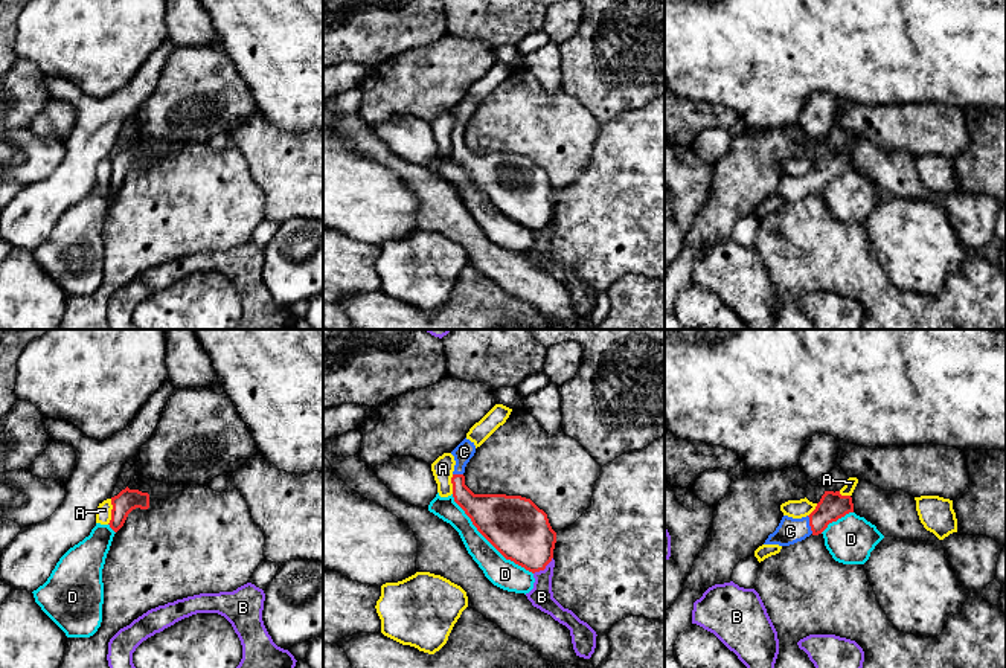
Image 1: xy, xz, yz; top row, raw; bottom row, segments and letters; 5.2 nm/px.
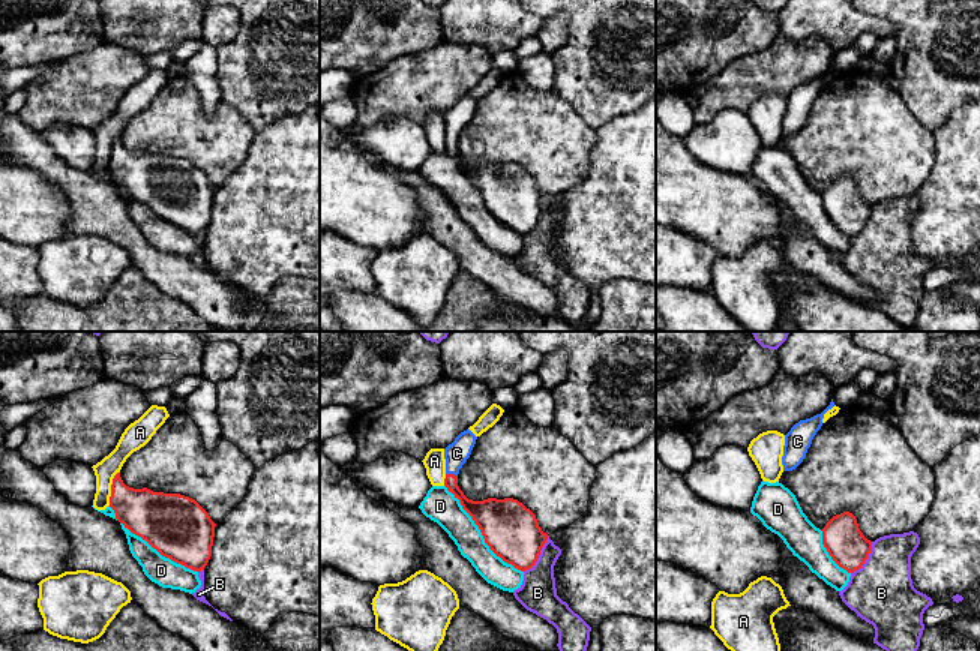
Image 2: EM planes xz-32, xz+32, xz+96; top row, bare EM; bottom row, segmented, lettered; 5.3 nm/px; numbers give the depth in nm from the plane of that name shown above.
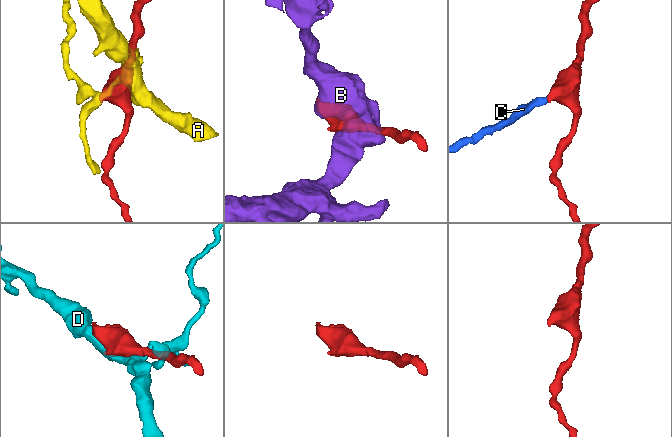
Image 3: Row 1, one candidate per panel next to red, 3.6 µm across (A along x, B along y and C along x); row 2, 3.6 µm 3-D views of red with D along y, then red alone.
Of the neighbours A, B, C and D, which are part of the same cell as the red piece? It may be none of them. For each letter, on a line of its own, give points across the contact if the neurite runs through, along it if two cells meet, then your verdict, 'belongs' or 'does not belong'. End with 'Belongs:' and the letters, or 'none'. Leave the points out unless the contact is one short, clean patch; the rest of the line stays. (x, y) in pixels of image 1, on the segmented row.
A: does not belong
B: does not belong
C: belongs
D: does not belong
Belongs: C

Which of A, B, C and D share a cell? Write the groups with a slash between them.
A / B / C / D

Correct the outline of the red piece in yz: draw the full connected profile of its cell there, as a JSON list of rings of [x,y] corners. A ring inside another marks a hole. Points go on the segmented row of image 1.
[[[825,491],[809,515],[802,519],[783,515],[776,531],[768,535],[764,544],[794,544],[811,534],[822,534],[829,523],[837,522],[849,512],[854,512],[851,496],[841,496],[840,491]]]

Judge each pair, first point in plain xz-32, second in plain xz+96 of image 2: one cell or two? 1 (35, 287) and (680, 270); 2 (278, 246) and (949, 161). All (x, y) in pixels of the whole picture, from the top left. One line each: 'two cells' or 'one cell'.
1: one cell
2: one cell

